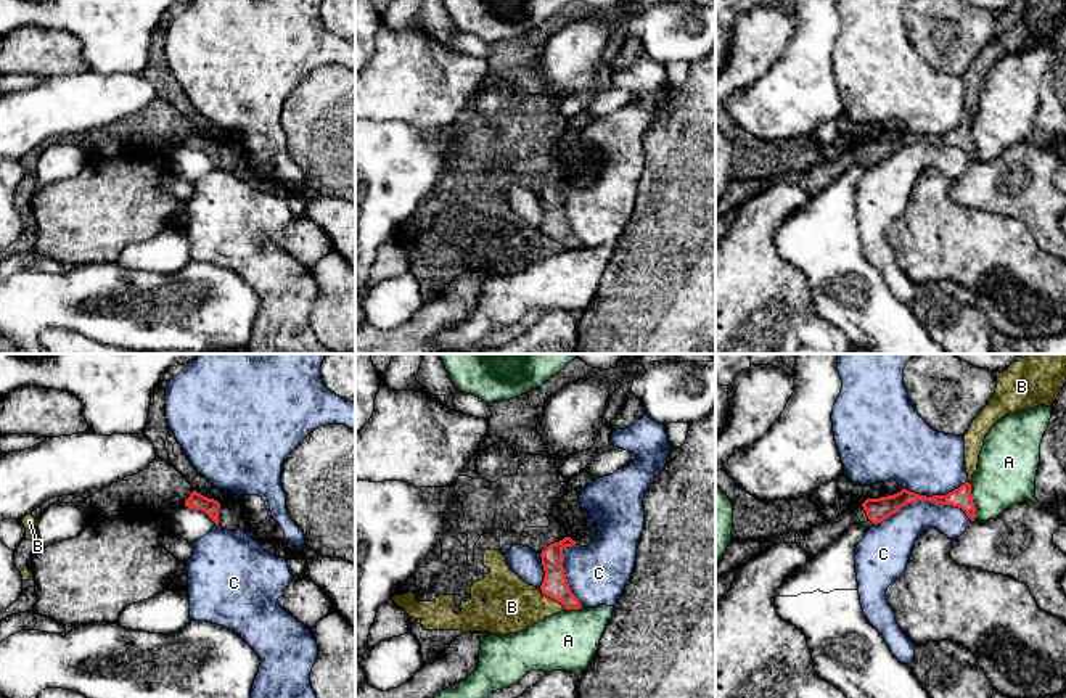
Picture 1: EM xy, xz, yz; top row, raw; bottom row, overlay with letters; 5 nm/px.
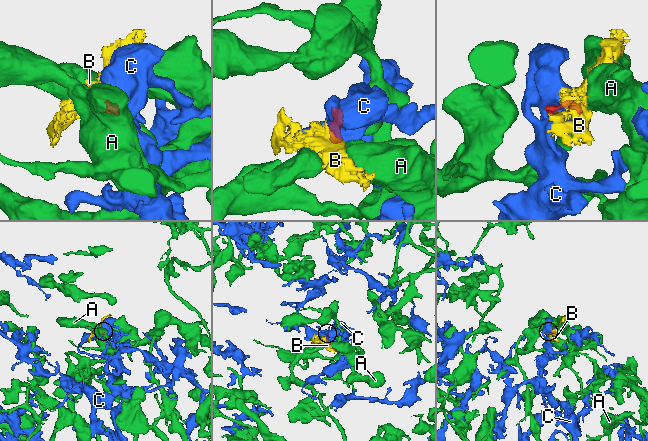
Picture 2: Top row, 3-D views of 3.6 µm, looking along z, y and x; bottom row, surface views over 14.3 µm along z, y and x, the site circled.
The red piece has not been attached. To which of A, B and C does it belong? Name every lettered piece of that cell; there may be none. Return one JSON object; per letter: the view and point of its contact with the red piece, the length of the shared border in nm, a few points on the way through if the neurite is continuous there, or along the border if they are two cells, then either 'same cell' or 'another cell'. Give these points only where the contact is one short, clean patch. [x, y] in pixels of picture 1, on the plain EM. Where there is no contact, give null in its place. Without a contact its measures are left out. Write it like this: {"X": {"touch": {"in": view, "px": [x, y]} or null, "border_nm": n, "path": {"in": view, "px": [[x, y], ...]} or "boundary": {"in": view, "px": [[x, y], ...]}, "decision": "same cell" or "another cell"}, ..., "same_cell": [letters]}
{"A": {"touch": {"in": "yz", "px": [971, 140]}, "border_nm": 190, "boundary": {"in": "yz", "px": [[968, 123], [975, 158]]}, "decision": "another cell"}, "B": {"touch": {"in": "xz", "px": [553, 238]}, "border_nm": 170, "boundary": {"in": "xz", "px": [[539, 229], [566, 248]]}, "decision": "another cell"}, "C": {"touch": {"in": "yz", "px": [920, 139]}, "border_nm": 500, "decision": "another cell"}, "same_cell": []}

